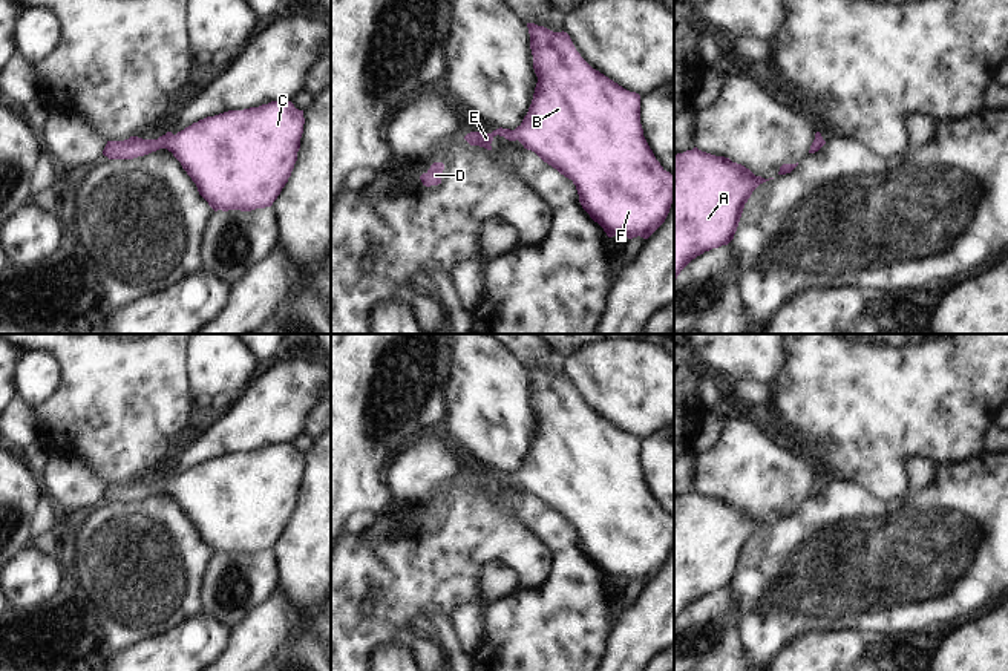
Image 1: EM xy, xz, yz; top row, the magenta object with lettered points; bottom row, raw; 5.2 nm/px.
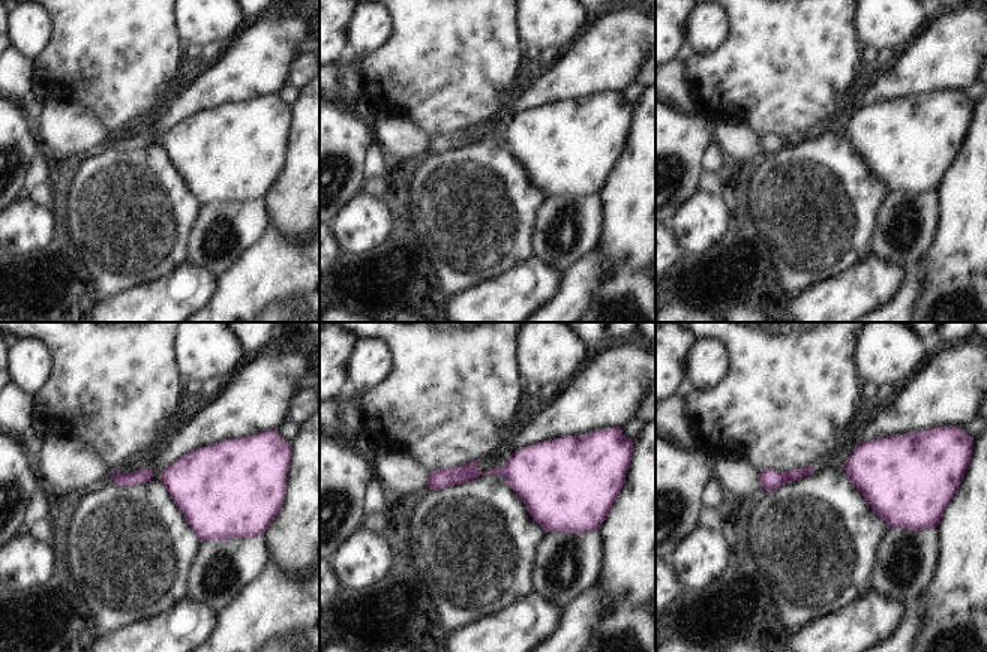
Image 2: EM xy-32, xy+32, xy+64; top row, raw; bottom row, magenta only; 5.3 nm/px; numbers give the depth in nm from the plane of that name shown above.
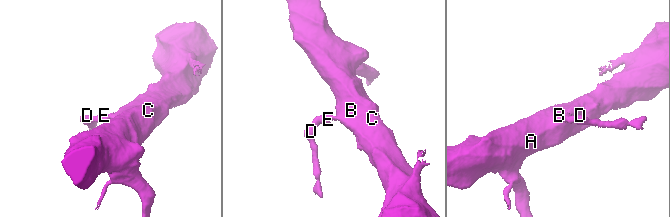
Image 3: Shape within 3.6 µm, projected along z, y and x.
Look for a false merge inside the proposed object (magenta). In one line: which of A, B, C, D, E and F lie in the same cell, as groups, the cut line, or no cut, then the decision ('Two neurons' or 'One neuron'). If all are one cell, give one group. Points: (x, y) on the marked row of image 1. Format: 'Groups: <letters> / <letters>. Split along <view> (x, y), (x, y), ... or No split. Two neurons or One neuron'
Groups: A B C D E F. No split. One neuron.

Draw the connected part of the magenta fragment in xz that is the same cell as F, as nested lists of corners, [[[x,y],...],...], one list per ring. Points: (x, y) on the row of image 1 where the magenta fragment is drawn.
[[[527,23],[527,28],[538,77],[527,115],[515,130],[470,132],[464,139],[487,150],[492,150],[496,135],[518,139],[524,149],[573,181],[582,208],[608,237],[648,239],[665,222],[674,202],[674,175],[660,165],[643,136],[640,95],[593,69],[567,32],[553,32],[535,23]]]

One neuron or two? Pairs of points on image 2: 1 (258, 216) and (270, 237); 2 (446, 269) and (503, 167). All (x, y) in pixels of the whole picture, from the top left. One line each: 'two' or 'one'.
1: two
2: one

